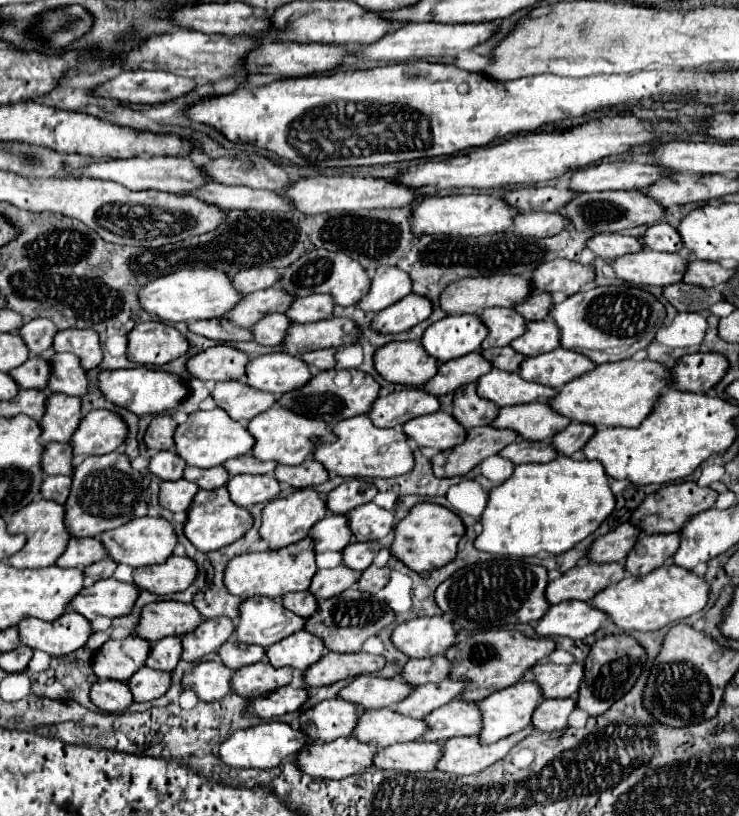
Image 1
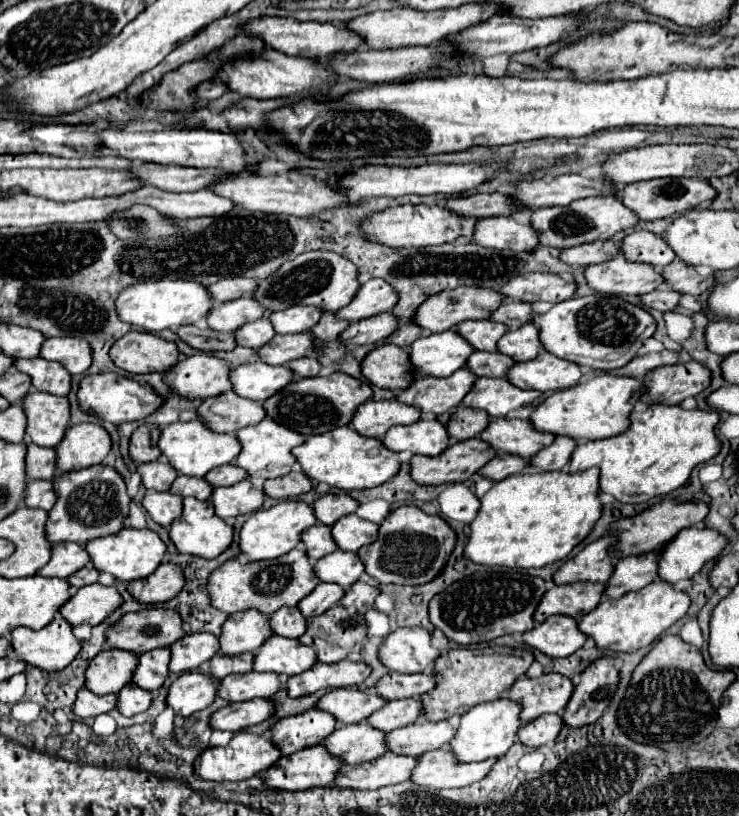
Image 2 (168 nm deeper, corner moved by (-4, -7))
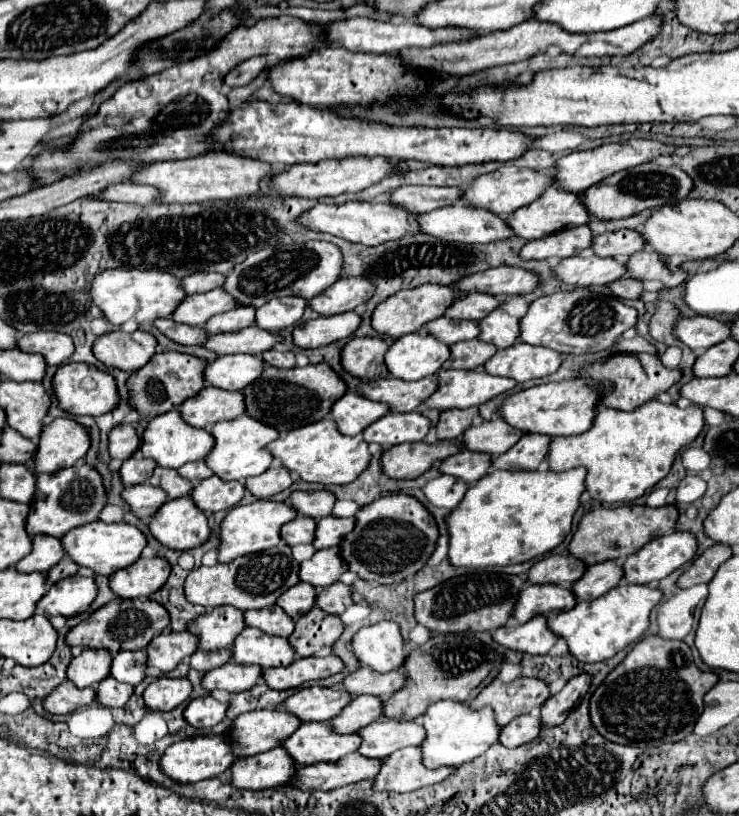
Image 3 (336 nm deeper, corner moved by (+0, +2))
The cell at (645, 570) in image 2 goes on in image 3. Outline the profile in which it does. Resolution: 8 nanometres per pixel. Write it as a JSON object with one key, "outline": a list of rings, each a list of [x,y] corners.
{"outline":[[[614,559],[610,563],[590,565],[584,577],[572,585],[572,591],[580,601],[592,601],[614,589],[620,581],[622,581],[622,565]]]}

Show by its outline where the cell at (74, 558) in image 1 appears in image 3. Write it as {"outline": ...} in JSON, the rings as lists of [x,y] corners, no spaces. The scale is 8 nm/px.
{"outline":[[[34,535],[32,543],[34,543],[32,553],[26,555],[24,559],[20,559],[14,565],[18,571],[24,571],[24,573],[32,573],[32,571],[48,573],[50,567],[54,567],[54,563],[58,563],[66,555],[60,539],[56,539],[56,537]]]}

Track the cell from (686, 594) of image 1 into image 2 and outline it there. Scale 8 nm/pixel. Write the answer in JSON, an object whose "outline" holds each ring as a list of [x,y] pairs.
{"outline":[[[654,580],[642,590],[628,592],[618,600],[606,598],[592,612],[584,614],[578,622],[580,632],[594,640],[598,650],[610,652],[634,652],[638,648],[650,646],[658,636],[662,636],[678,618],[682,618],[690,608],[690,598],[684,592],[676,592],[664,580]]]}

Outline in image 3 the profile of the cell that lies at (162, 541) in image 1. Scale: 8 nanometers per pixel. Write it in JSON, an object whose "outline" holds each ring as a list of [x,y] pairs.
{"outline":[[[94,521],[90,525],[84,525],[66,533],[62,537],[62,545],[66,549],[66,555],[70,555],[74,563],[82,567],[90,567],[96,575],[112,575],[114,571],[120,571],[136,563],[142,549],[148,545],[148,541],[146,541],[146,535],[130,523]]]}

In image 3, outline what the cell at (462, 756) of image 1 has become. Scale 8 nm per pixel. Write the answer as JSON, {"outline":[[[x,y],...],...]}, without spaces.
{"outline":[[[404,747],[382,761],[382,769],[374,779],[376,791],[406,793],[444,781],[456,767],[428,769],[422,763],[420,747]]]}

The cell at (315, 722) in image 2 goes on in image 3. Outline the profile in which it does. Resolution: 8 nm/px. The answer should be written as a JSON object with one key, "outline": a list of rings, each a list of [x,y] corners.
{"outline":[[[260,709],[242,713],[232,725],[232,747],[236,757],[250,757],[270,751],[284,743],[298,727],[300,719],[294,719],[282,709]]]}

